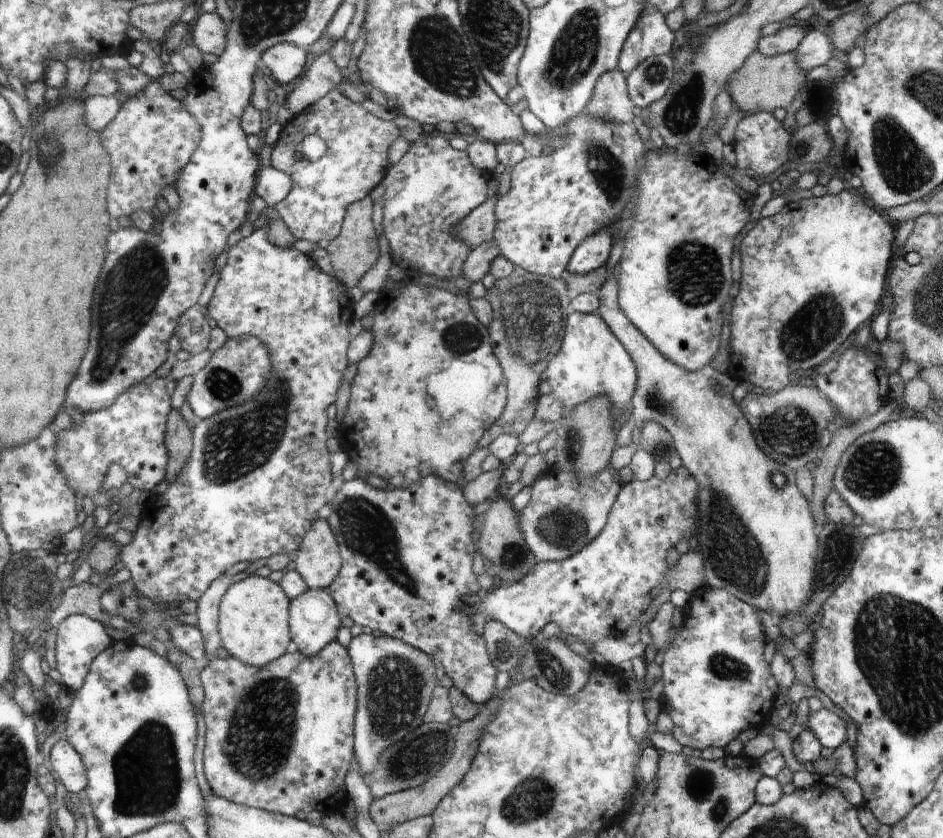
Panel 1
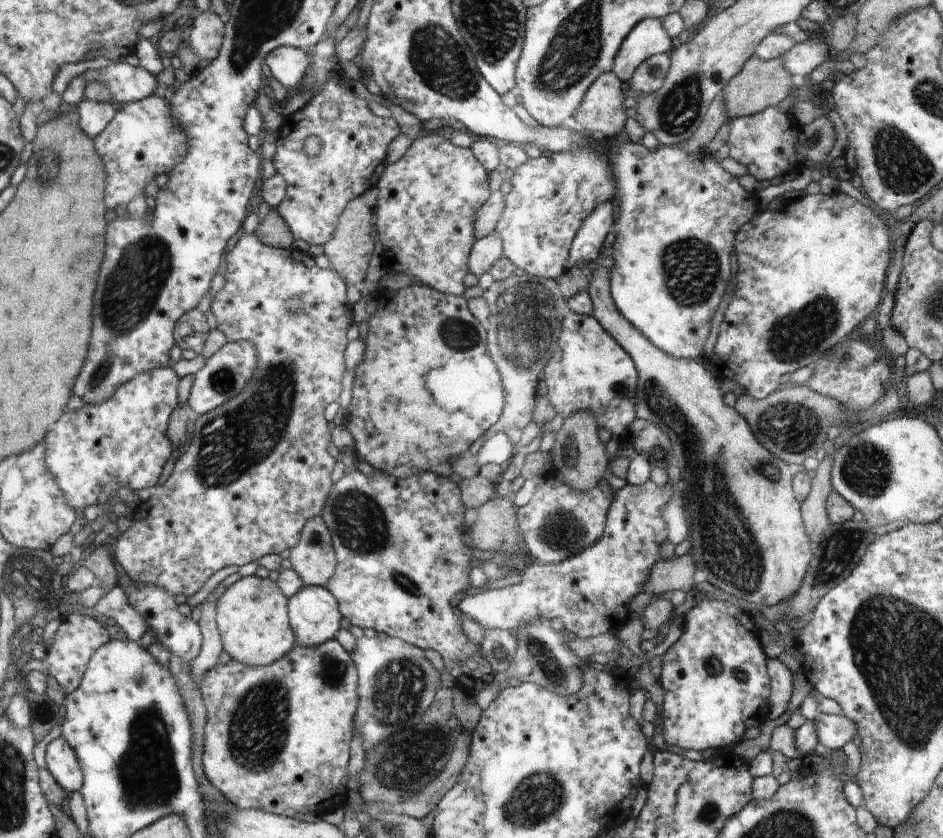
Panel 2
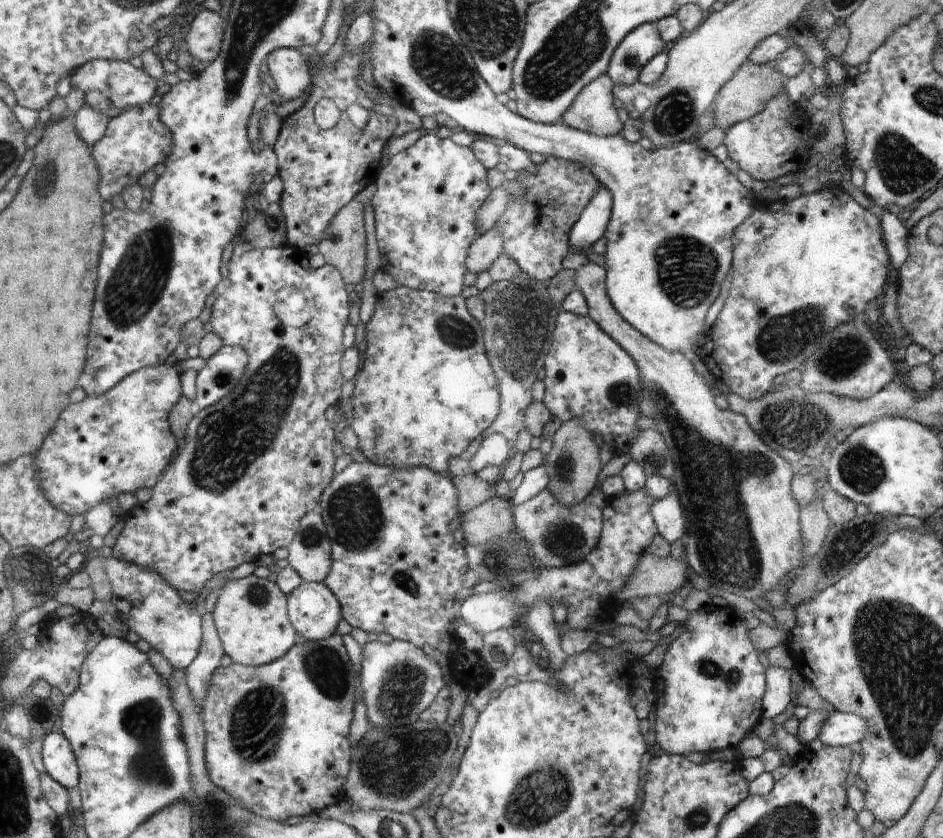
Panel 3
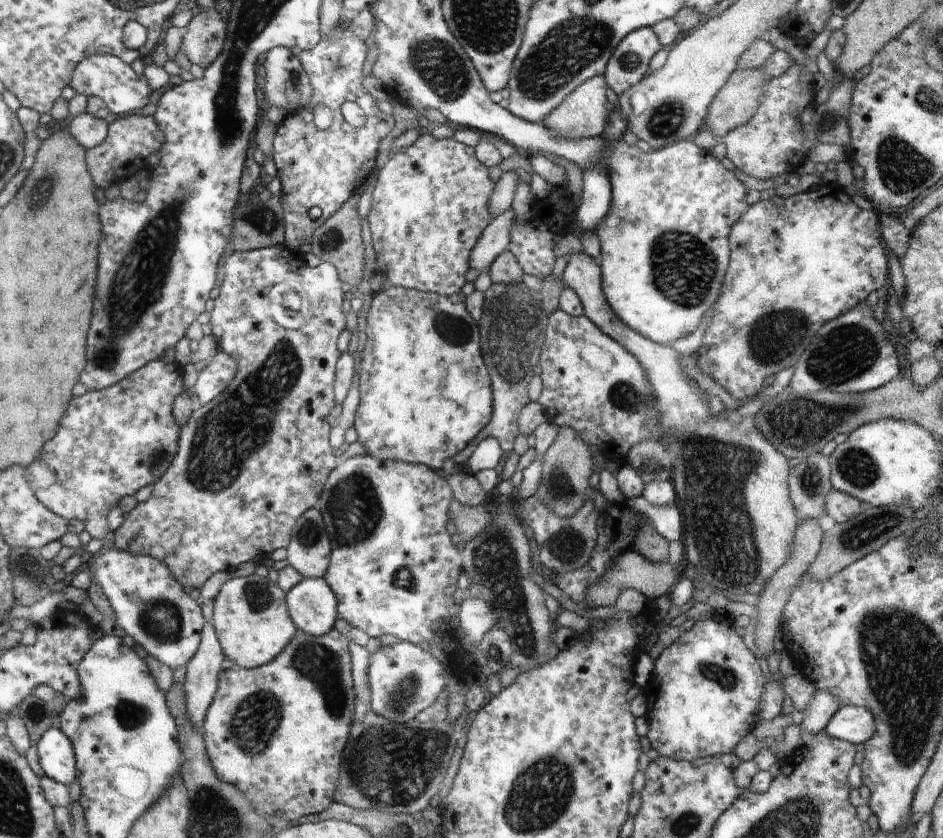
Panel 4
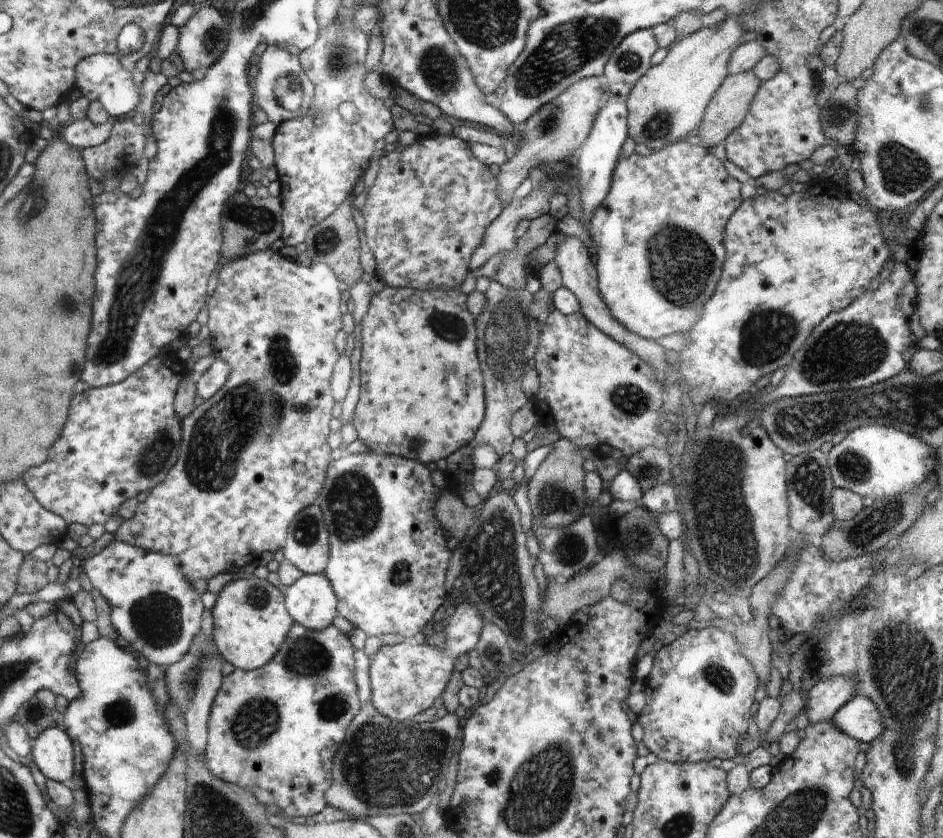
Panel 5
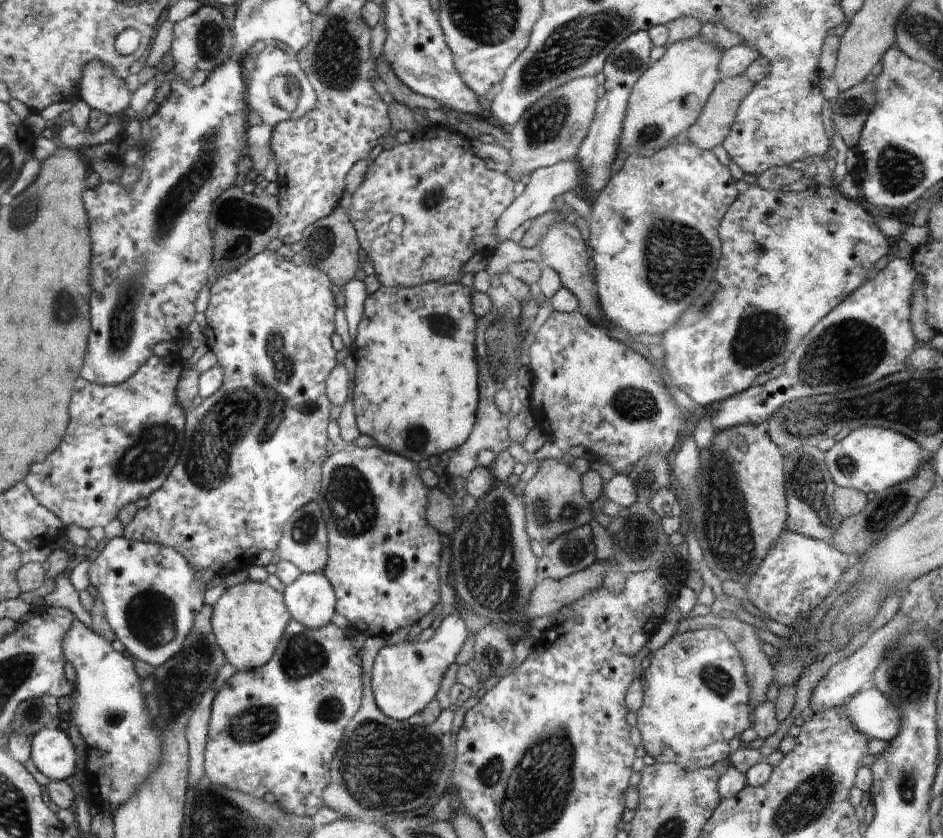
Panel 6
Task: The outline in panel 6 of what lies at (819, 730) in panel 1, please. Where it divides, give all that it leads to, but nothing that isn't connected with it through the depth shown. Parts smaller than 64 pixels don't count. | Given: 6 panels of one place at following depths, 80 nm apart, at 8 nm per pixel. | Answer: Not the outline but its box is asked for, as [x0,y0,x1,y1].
[842,686,902,743]

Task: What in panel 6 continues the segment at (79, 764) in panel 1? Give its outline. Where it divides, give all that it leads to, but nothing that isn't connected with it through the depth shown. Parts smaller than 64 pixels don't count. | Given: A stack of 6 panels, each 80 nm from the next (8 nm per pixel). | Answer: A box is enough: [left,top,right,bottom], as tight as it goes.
[33,728,80,781]

